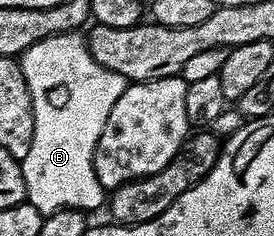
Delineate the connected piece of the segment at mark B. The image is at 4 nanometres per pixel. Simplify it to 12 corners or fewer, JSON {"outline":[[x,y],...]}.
{"outline":[[80,32],[21,54],[43,215],[107,201],[93,152],[127,84]]}

